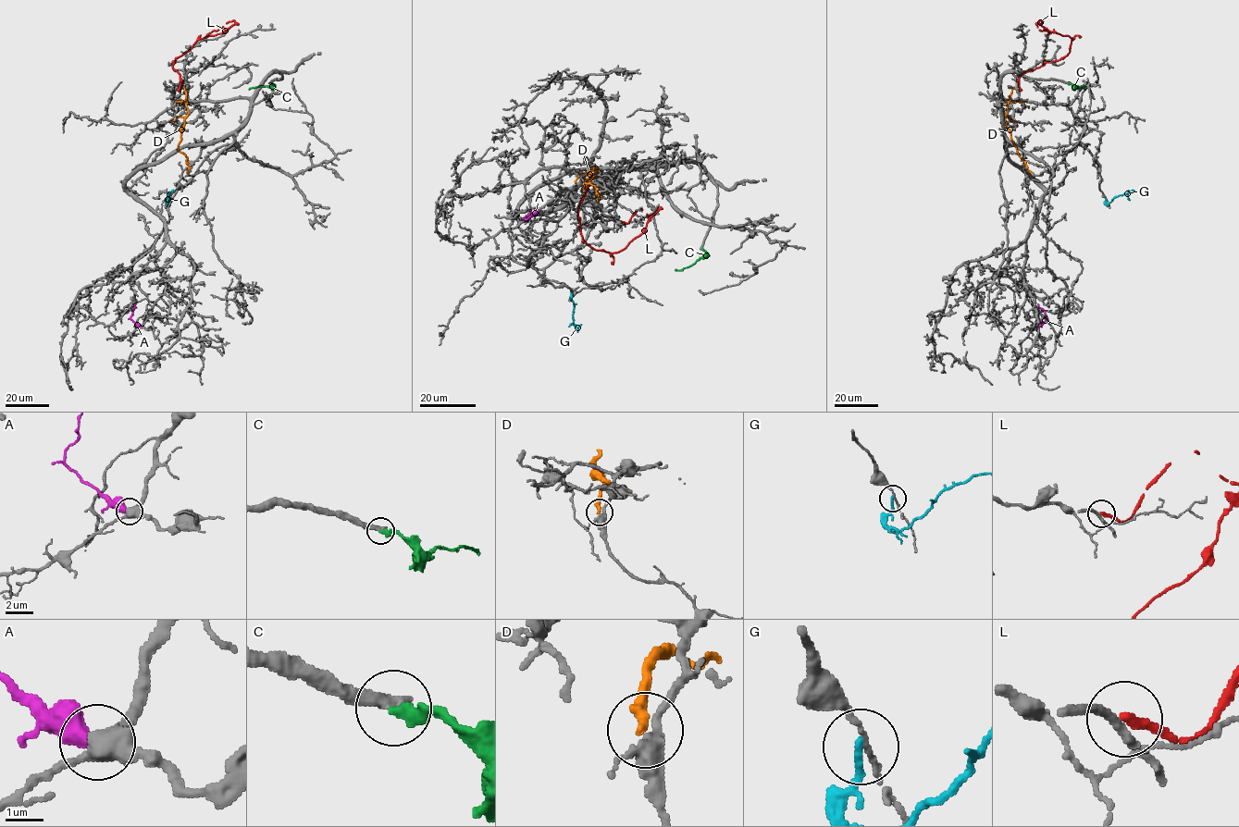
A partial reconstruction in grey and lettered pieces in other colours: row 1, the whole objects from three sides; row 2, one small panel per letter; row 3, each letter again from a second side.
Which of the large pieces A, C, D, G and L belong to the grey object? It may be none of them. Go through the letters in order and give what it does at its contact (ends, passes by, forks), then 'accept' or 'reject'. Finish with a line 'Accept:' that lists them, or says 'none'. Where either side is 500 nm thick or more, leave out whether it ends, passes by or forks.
A: it ends there; reject
C: it ends there; reject
D: it ends there; reject
G: it ends there; reject
L: it ends there; reject
Accept: none

